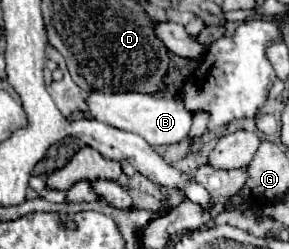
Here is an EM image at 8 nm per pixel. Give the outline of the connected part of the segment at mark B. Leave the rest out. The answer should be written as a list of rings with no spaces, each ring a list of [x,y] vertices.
[[[92,92],[88,98],[88,112],[92,118],[110,124],[118,130],[140,134],[150,146],[180,144],[188,140],[192,126],[192,112],[186,110],[180,102],[172,98],[154,98],[150,94],[140,94],[140,92],[124,92],[124,94]]]

